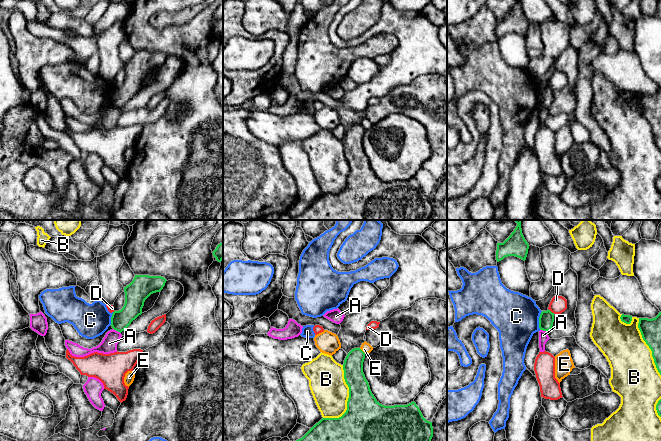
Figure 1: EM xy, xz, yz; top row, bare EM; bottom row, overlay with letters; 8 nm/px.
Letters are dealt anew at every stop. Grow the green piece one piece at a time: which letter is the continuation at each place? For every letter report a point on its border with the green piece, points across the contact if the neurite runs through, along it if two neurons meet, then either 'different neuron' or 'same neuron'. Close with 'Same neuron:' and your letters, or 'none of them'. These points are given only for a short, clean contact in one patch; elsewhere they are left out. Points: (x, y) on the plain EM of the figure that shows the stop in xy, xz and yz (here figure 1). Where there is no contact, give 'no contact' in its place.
A: meets green in xy at (117, 106); border along xy (113, 104), (120, 109); different neuron
B: meets green in xz at (348, 175); different neuron
C: meets green in yz at (539, 96); different neuron
D: meets green in yz at (551, 88); border along yz (549, 85), (554, 90); different neuron
E: meets green in xz at (361, 126); different neuron
Same neuron: none of them

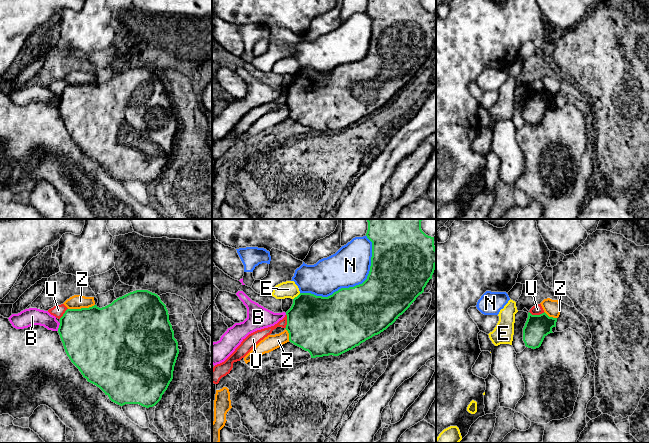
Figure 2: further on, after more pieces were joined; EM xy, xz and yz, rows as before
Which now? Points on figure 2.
B: meets green in xy at (59, 103); border along xy (60, 99), (57, 106); different neuron
E: meets green in xz at (297, 72); different neuron
N: meets green in xz at (351, 63); different neuron
U: meets green in yz at (537, 91); border along yz (529, 87), (532, 90), (544, 88); different neuron
Z: meets green in xy at (81, 84); border along xy (94, 80), (88, 83), (68, 85); different neuron
Same neuron: none of them

